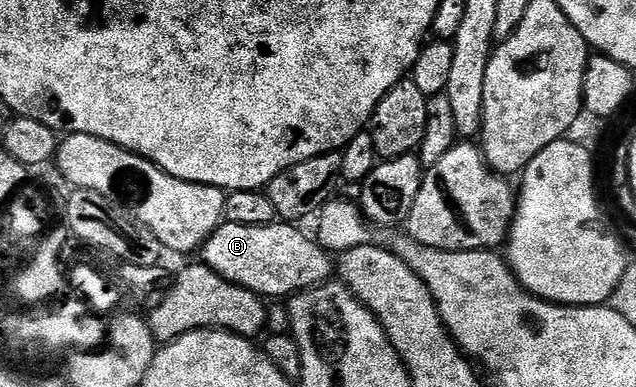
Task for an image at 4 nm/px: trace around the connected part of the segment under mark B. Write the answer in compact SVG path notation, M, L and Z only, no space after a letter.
M225 220L204 241L203 265L265 300L287 300L303 290L325 285L334 274L333 255L319 241L311 242L300 228L283 220L265 226Z

